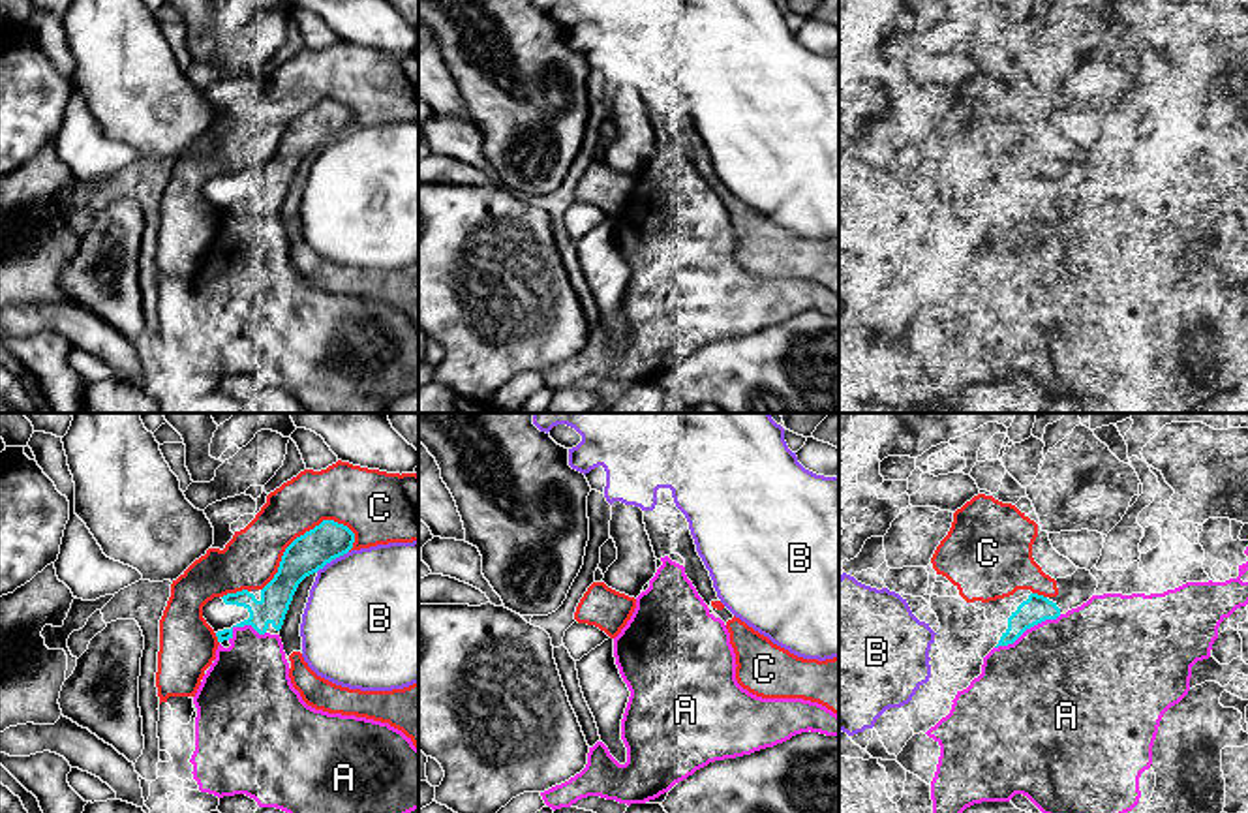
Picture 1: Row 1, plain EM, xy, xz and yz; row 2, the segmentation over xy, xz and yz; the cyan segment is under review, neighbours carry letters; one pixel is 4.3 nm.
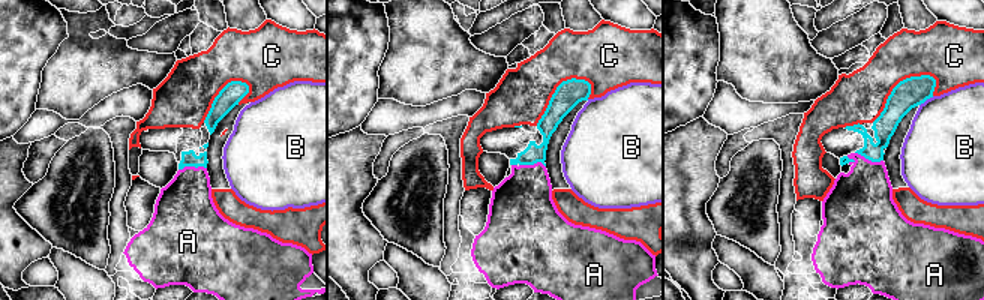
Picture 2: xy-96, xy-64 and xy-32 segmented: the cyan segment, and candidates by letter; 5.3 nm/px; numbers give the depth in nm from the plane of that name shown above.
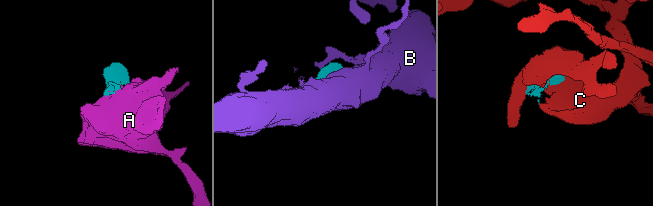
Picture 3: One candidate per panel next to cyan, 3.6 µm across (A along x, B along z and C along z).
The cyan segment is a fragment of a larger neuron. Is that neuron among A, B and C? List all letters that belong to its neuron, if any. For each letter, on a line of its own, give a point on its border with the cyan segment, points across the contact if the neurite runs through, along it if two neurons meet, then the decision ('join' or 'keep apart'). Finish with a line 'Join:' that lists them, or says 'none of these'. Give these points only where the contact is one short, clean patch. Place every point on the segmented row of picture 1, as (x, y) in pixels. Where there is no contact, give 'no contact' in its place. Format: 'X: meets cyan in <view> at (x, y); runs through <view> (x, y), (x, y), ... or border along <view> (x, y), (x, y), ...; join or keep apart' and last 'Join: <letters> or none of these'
A: meets cyan in yz at (1027, 628); join
B: meets cyan in xy at (331, 560); border along xy (348, 551), (316, 571); keep apart
C: meets cyan in xy at (301, 536); keep apart
Join: A

